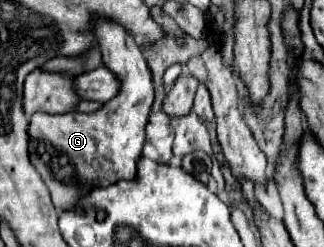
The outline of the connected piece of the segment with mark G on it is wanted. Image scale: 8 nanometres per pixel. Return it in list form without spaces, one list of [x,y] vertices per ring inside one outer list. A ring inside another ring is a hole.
[[[98,19],[92,25],[102,61],[110,71],[116,71],[122,91],[94,113],[74,111],[50,115],[38,111],[28,123],[28,139],[34,143],[28,145],[30,163],[48,185],[56,209],[70,209],[70,205],[84,195],[80,193],[84,191],[84,185],[86,191],[90,191],[96,181],[100,181],[100,185],[110,185],[118,179],[132,179],[136,175],[136,161],[144,145],[144,127],[154,101],[152,75],[134,35],[110,19]],[[92,161],[98,161],[100,169],[94,169]]]

